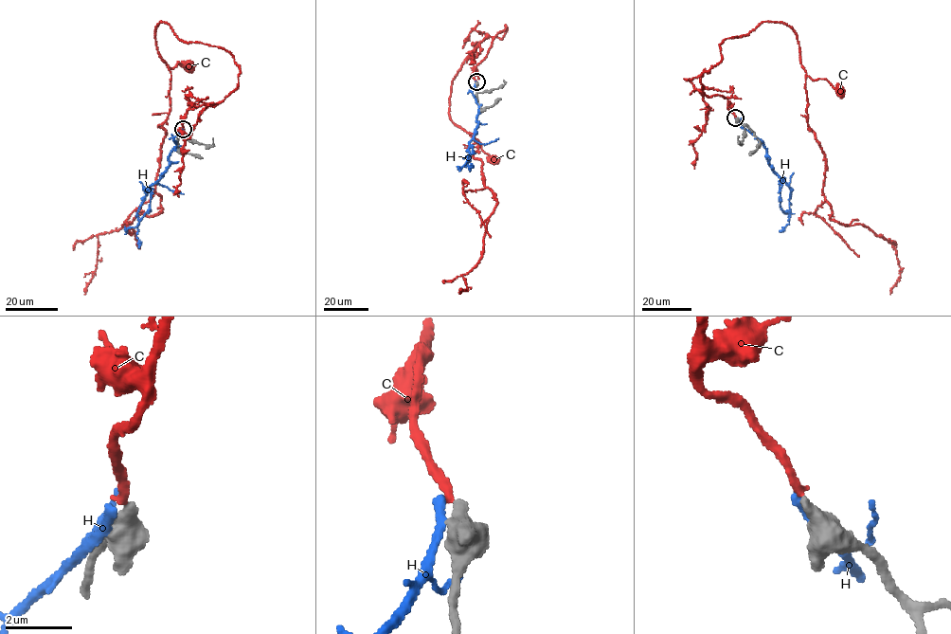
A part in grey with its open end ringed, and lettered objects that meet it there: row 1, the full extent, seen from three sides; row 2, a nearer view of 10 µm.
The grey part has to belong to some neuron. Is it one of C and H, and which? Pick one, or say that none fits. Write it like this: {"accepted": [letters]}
{"accepted": []}

